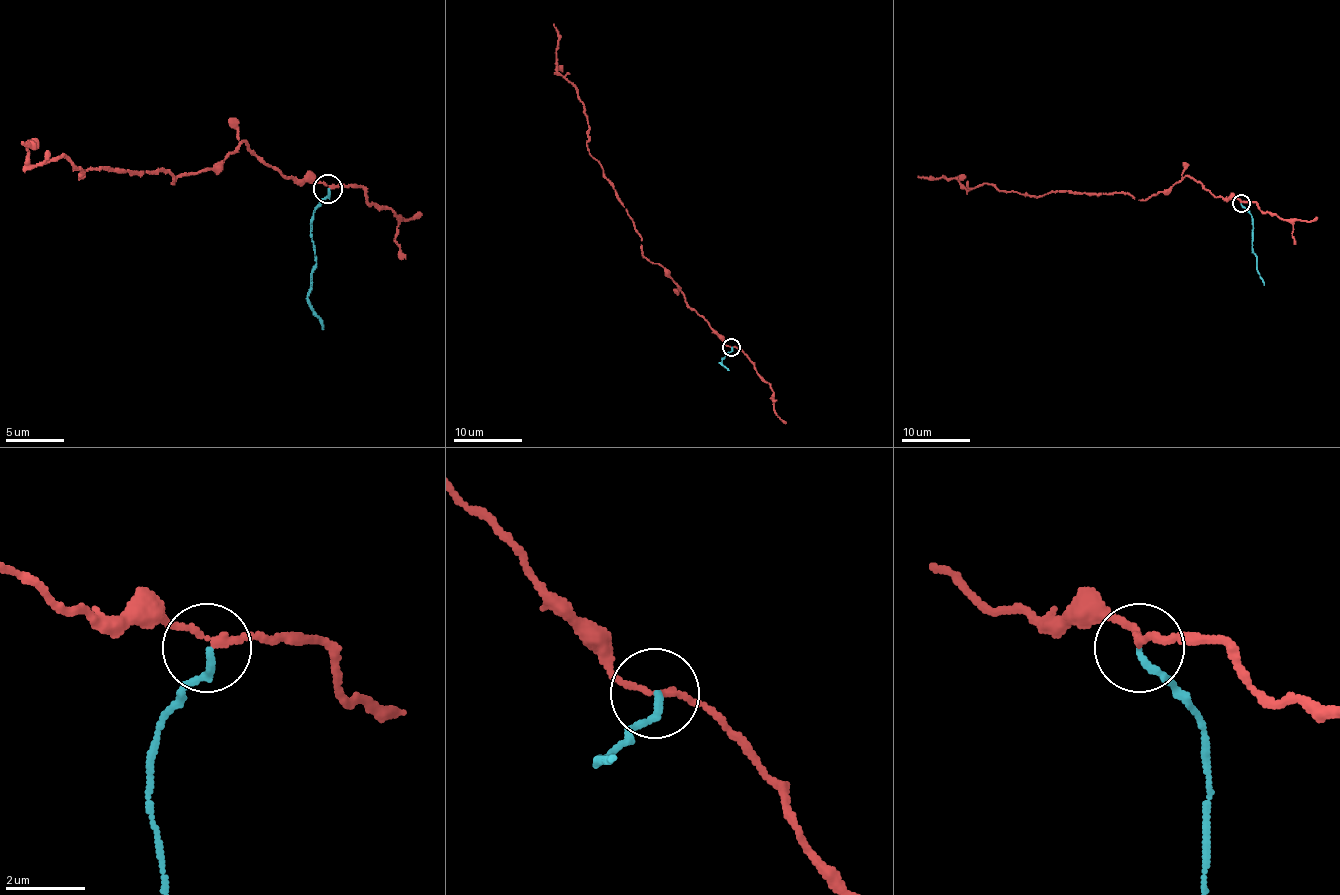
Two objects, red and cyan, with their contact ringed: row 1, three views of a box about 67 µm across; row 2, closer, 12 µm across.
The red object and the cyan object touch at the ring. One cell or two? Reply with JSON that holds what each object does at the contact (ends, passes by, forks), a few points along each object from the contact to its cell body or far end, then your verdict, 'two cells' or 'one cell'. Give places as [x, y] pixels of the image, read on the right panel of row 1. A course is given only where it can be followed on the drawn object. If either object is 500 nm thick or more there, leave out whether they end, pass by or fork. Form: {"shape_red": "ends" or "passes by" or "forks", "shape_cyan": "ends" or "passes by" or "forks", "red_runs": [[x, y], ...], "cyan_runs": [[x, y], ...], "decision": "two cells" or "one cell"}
{"shape_red": "passes by", "shape_cyan": "ends", "red_runs": [[1241, 203], [1185, 175], [1147, 199], [970, 189], [917, 175]], "cyan_runs": [[1241, 203], [1253, 218], [1251, 250], [1257, 257], [1257, 271], [1263, 284]], "decision": "two cells"}

